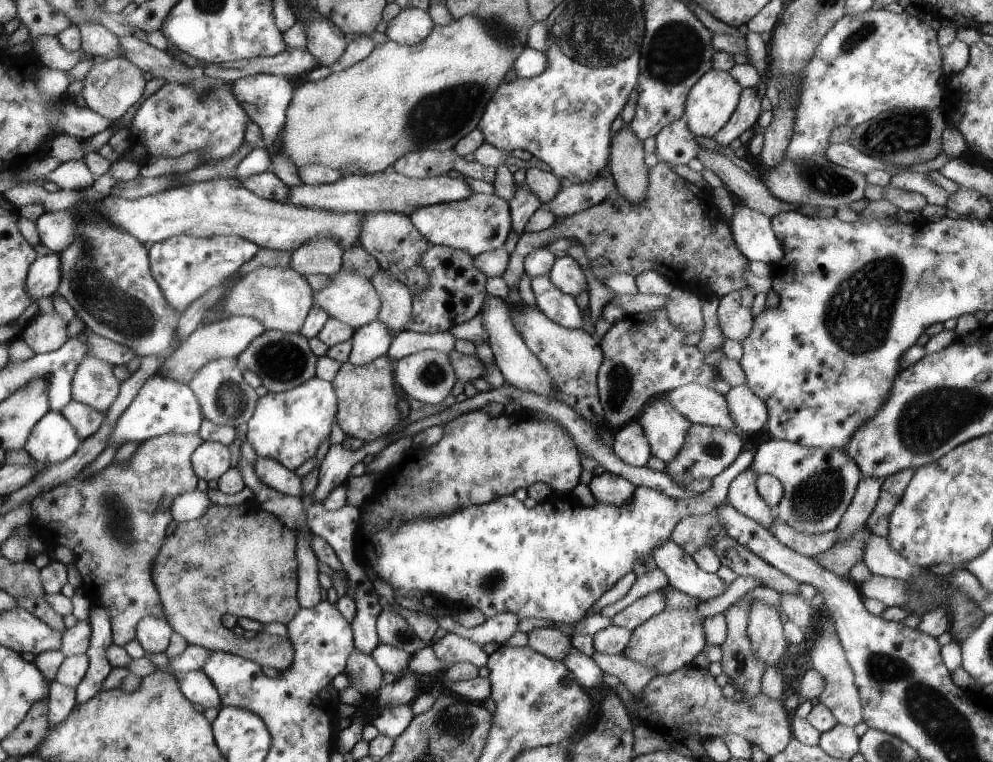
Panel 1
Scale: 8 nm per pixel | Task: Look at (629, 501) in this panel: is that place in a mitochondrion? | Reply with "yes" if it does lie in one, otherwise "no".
no

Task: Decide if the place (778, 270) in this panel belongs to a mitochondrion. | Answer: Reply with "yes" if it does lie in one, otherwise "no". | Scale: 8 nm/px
no

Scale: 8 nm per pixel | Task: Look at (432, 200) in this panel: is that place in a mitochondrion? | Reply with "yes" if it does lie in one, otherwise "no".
no

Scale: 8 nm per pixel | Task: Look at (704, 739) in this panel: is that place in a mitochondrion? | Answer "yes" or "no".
no

